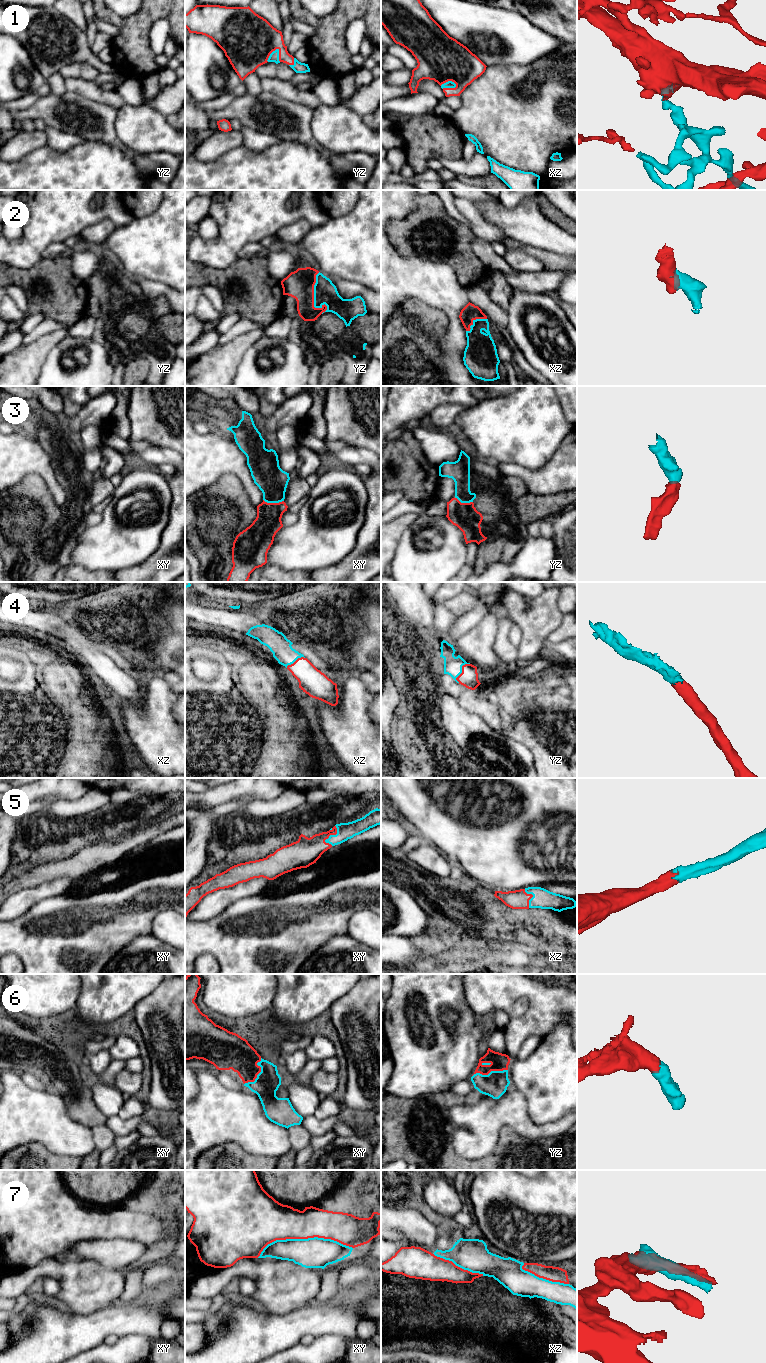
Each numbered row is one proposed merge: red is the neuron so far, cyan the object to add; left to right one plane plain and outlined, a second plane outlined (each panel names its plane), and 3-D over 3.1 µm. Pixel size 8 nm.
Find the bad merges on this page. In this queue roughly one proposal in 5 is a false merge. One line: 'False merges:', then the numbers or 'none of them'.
False merges: 7

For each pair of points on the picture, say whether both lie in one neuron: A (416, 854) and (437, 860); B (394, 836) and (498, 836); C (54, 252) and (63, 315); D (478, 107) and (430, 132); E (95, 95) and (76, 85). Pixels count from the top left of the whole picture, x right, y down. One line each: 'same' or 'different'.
A: same
B: different
C: different
D: different
E: same

